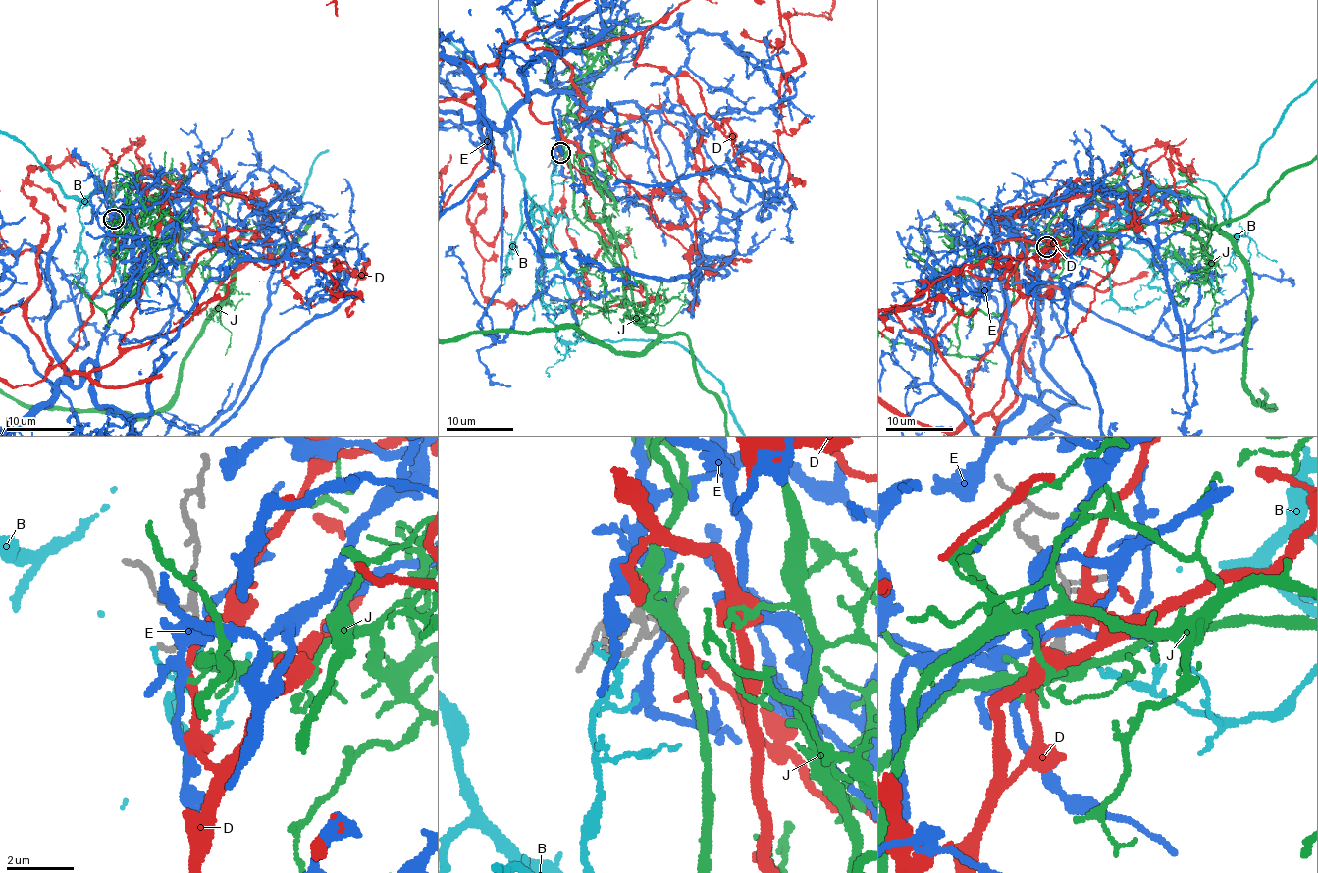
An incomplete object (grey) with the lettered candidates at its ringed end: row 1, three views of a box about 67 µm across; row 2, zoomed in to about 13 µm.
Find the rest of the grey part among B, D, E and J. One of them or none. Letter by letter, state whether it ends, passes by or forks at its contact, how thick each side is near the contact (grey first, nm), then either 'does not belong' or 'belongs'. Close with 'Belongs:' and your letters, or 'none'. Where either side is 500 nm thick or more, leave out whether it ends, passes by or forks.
B: it ends; calibres 140 and 130 nm; does not belong
D: it passes by; calibres 240 and 200 nm; does not belong
E: it passes by; calibres 220 and 240 nm; does not belong
J: it forks; calibres 200 and 320 nm; belongs
Belongs: J

